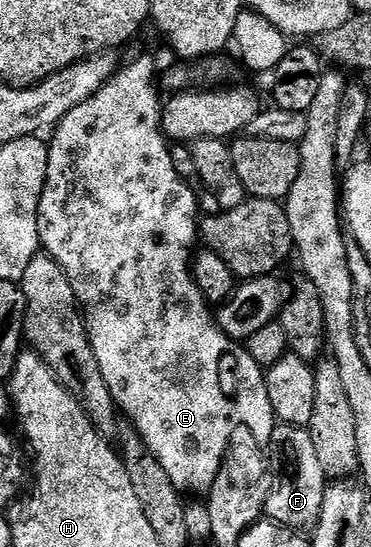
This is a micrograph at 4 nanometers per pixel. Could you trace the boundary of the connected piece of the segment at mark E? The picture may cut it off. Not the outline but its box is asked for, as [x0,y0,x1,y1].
[37,54,277,496]

